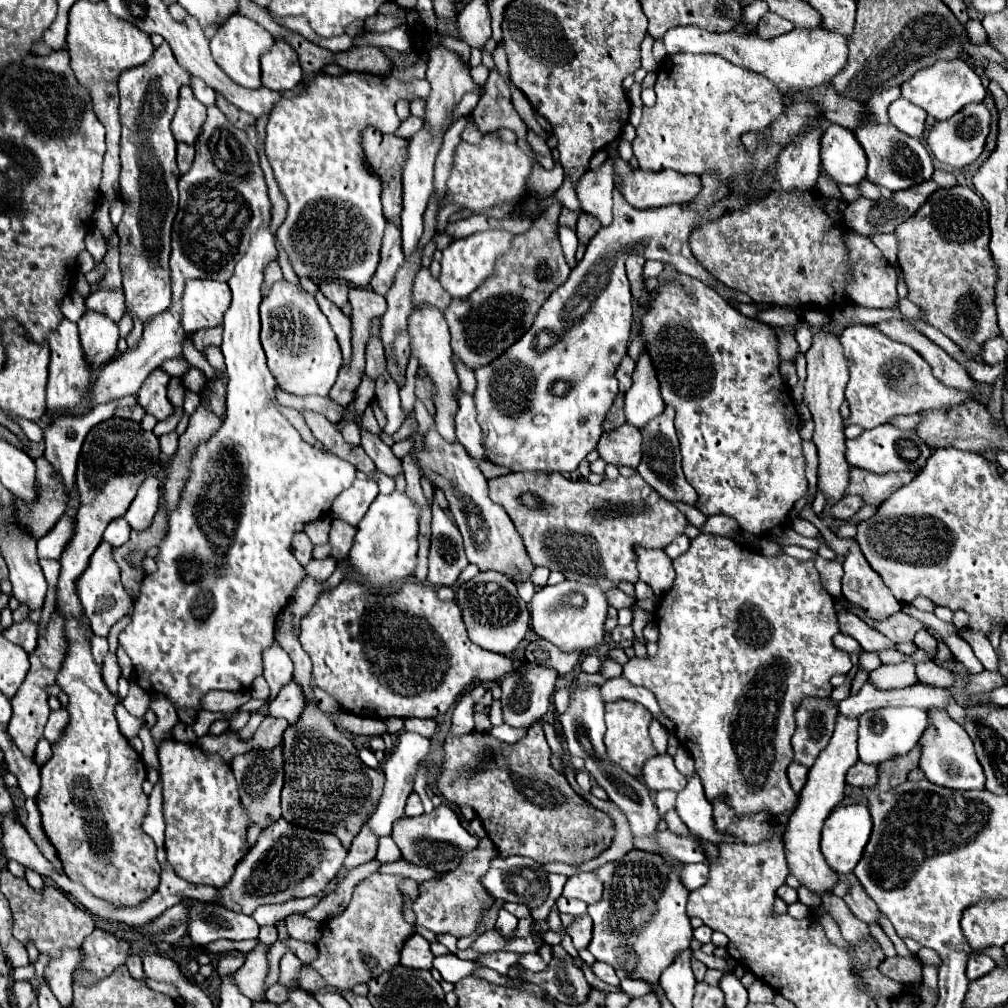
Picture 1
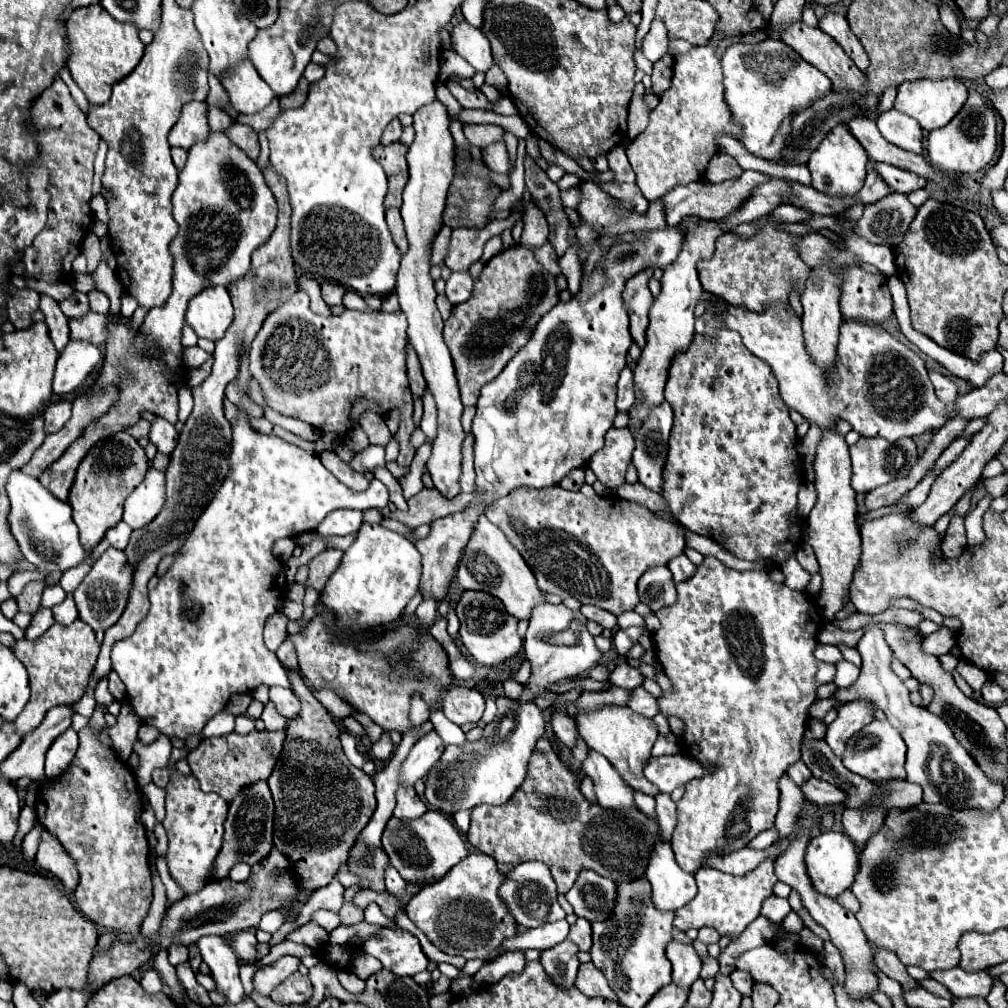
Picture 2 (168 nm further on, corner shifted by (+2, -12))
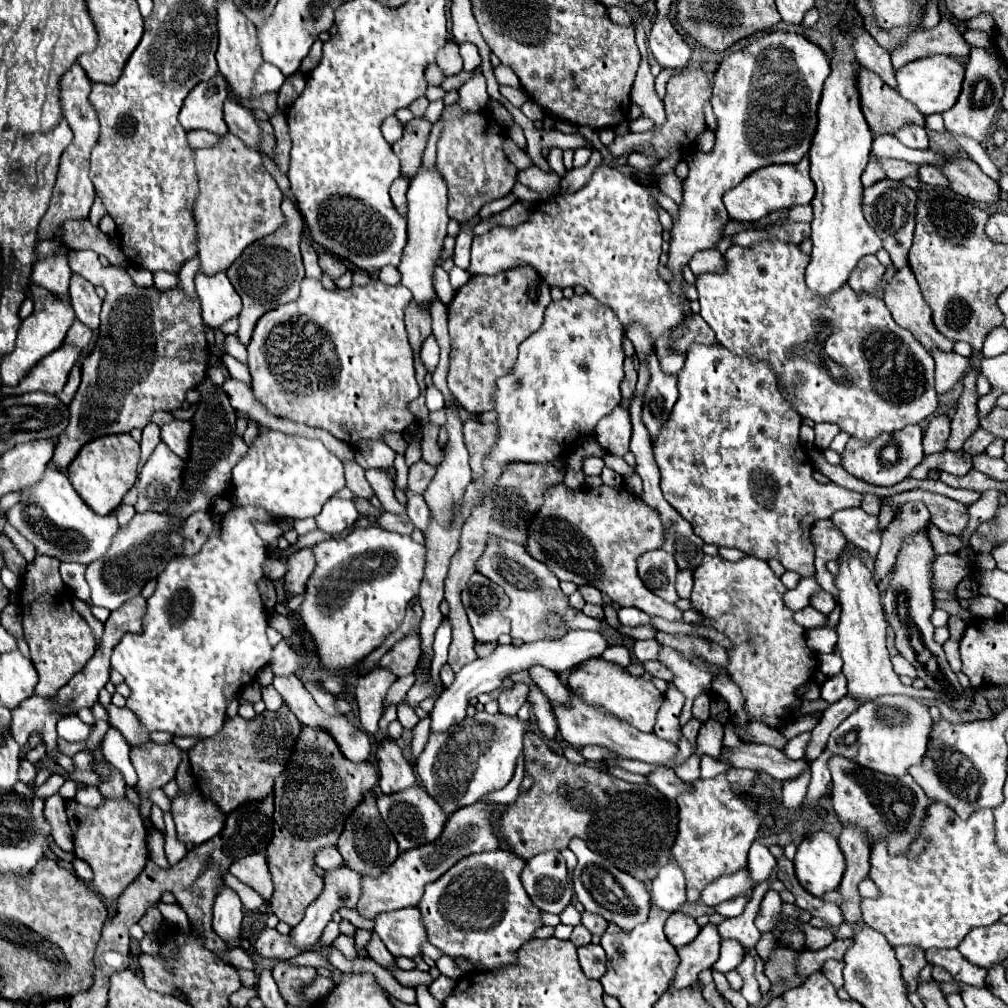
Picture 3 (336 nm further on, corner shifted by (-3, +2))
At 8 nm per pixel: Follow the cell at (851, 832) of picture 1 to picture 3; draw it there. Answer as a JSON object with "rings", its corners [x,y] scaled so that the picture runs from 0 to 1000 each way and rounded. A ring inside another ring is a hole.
{"rings":[[[811,825],[795,833],[787,857],[793,877],[811,891],[828,883],[838,865],[838,851],[832,837],[820,825]]]}

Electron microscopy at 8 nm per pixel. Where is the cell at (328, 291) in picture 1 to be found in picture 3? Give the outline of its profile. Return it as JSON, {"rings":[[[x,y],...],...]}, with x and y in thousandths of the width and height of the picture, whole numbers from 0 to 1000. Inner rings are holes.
{"rings":[[[318,250],[318,252],[316,252],[316,264],[318,264],[318,268],[320,268],[324,274],[328,274],[328,276],[336,276],[336,274],[340,274],[340,272],[344,270],[342,260],[336,258],[336,256],[330,254],[330,252],[324,252],[324,250]]]}

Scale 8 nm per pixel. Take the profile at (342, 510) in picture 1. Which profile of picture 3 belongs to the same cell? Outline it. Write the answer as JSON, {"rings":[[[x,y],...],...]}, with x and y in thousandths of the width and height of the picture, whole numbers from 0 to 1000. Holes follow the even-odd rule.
{"rings":[[[326,494],[320,502],[320,506],[313,512],[313,518],[314,518],[314,526],[330,532],[330,530],[338,530],[342,524],[350,522],[354,514],[356,514],[356,510],[348,496]]]}

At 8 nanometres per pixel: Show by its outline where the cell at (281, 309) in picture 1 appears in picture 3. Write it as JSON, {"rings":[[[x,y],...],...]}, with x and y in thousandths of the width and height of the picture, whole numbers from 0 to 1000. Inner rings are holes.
{"rings":[[[301,276],[297,296],[259,313],[251,327],[251,337],[245,343],[251,393],[267,411],[322,425],[334,437],[348,442],[354,442],[358,437],[380,437],[382,429],[402,429],[406,421],[414,421],[406,399],[416,393],[410,349],[400,319],[400,310],[408,296],[410,292],[398,282],[384,284],[368,278],[362,284],[348,284],[344,288],[322,288],[316,278]]]}

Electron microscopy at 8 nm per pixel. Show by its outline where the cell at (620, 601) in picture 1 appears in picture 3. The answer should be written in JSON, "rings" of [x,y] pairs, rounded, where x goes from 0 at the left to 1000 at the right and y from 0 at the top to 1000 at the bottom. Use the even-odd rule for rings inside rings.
{"rings":[[[574,581],[574,587],[580,593],[580,597],[592,599],[592,601],[598,599],[598,589],[592,583],[588,583],[588,581]]]}

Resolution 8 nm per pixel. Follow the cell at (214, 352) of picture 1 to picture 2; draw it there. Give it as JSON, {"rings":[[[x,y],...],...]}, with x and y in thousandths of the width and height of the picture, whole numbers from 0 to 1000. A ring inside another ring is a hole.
{"rings":[[[196,343],[183,345],[183,363],[185,363],[185,365],[198,365],[206,355],[208,355],[208,351],[202,349],[202,347],[196,345]]]}

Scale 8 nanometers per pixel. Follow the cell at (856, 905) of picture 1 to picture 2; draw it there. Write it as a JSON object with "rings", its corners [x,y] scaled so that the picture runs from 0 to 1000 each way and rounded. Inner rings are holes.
{"rings":[[[865,938],[867,940],[867,956],[883,970],[891,972],[895,976],[897,982],[903,982],[907,978],[911,978],[909,972],[905,972],[899,964],[899,958],[893,954],[893,950],[889,950],[889,946],[885,942],[877,942],[873,938]]]}

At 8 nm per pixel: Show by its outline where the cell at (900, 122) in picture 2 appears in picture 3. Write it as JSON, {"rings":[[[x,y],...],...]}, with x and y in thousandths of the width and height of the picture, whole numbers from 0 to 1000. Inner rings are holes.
{"rings":[[[898,123],[898,127],[894,127],[890,133],[890,139],[902,147],[920,147],[922,145],[922,137],[920,137],[920,129],[910,125],[910,123]]]}

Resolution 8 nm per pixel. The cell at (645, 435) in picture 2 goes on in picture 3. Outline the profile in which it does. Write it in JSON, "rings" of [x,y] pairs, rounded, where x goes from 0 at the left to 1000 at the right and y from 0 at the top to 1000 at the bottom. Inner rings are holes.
{"rings":[[[646,349],[640,355],[640,363],[644,365],[644,383],[640,387],[640,401],[636,409],[636,417],[644,427],[646,435],[652,433],[654,425],[664,415],[668,401],[672,399],[672,373],[656,369],[652,351]]]}

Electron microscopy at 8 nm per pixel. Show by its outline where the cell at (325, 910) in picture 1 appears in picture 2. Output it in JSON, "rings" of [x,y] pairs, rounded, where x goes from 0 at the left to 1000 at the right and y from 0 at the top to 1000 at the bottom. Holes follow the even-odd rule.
{"rings":[[[272,903],[272,905],[266,905],[266,907],[260,909],[260,915],[258,915],[256,921],[262,923],[262,925],[266,925],[266,927],[274,927],[282,917],[288,917],[288,915],[290,915],[290,913],[284,911],[282,905]]]}

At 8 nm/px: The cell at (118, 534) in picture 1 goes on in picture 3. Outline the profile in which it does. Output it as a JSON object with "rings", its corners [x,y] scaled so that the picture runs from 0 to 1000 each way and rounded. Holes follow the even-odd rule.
{"rings":[[[120,500],[120,502],[116,504],[116,516],[118,516],[120,522],[126,522],[128,516],[130,516],[132,512],[134,512],[134,504],[132,504],[132,502],[128,502],[128,500]]]}

